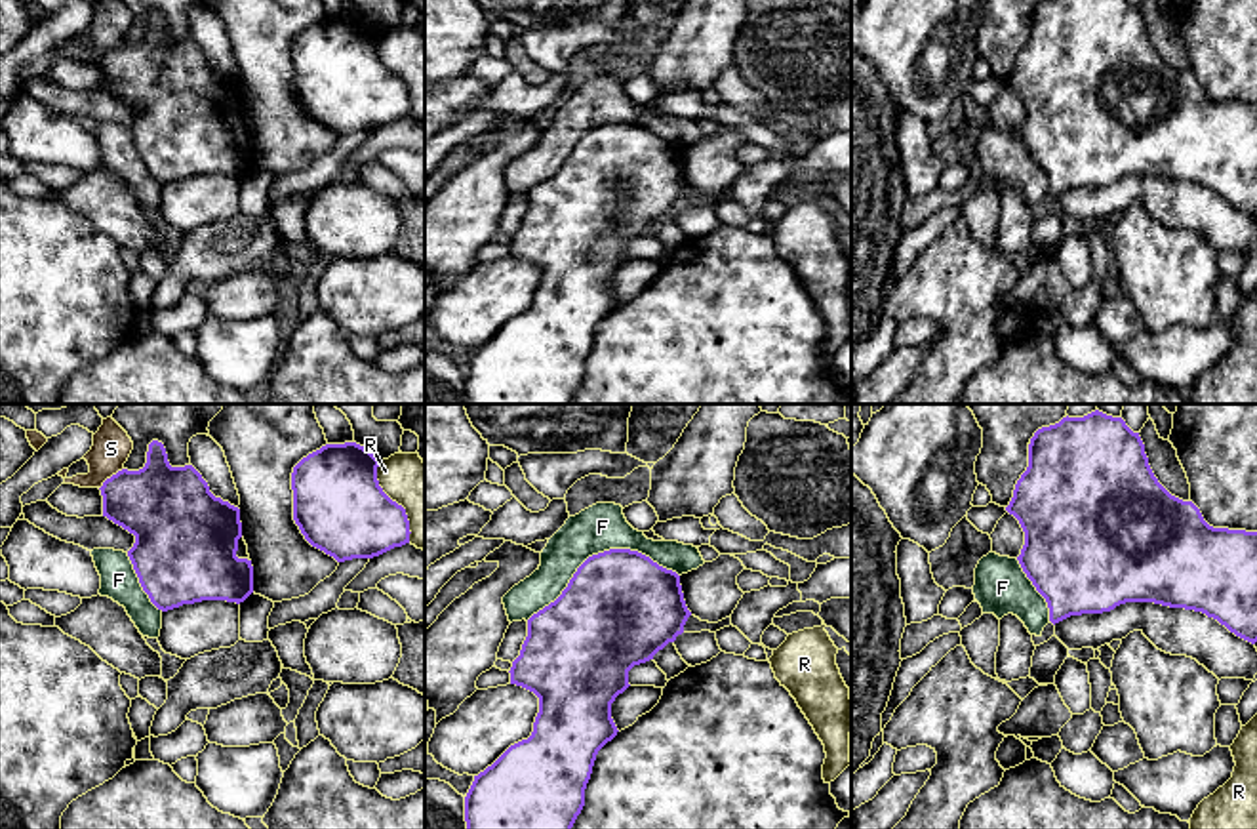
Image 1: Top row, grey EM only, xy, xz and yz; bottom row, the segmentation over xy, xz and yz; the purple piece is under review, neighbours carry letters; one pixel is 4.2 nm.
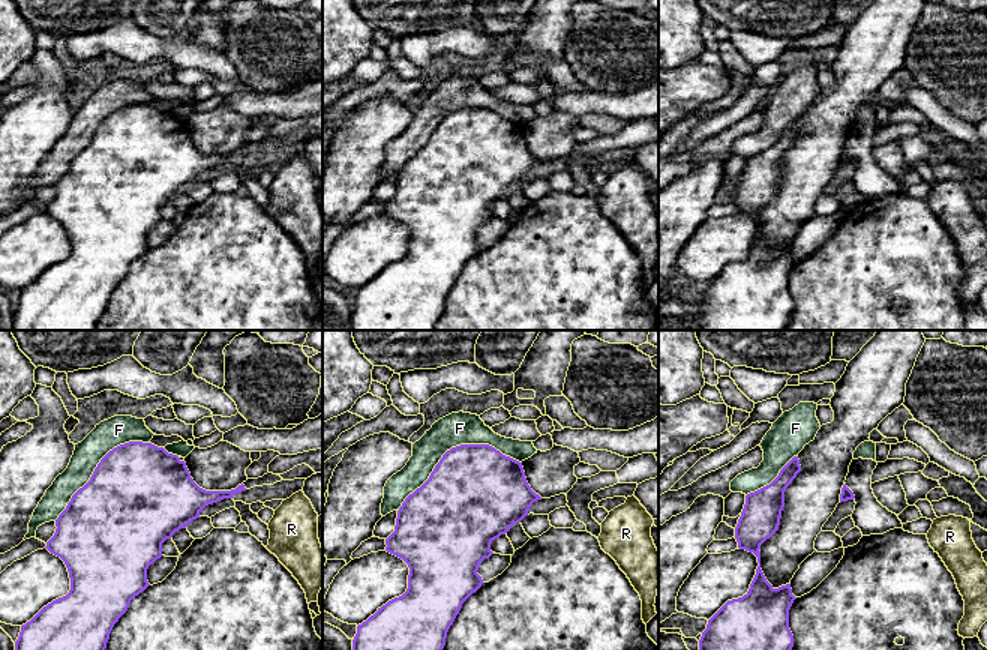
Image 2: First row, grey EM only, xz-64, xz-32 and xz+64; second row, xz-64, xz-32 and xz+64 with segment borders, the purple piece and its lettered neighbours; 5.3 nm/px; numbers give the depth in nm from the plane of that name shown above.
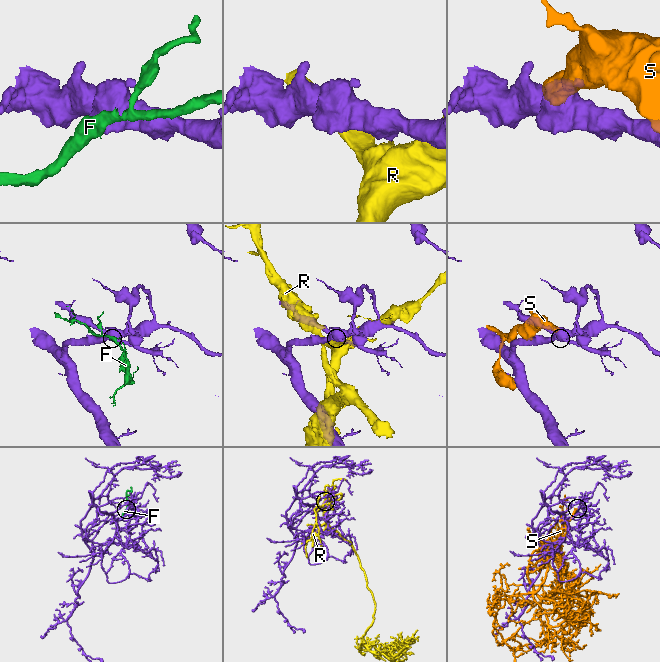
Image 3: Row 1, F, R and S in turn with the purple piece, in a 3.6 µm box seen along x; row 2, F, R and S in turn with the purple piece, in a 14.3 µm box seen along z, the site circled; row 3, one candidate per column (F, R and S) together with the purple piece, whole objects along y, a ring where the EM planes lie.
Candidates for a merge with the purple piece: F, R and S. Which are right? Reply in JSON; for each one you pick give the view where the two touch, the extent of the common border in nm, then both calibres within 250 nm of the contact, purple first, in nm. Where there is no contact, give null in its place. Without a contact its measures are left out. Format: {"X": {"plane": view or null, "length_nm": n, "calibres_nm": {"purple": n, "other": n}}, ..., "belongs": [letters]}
{"belongs": []}

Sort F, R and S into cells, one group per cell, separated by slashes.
F / R / S

